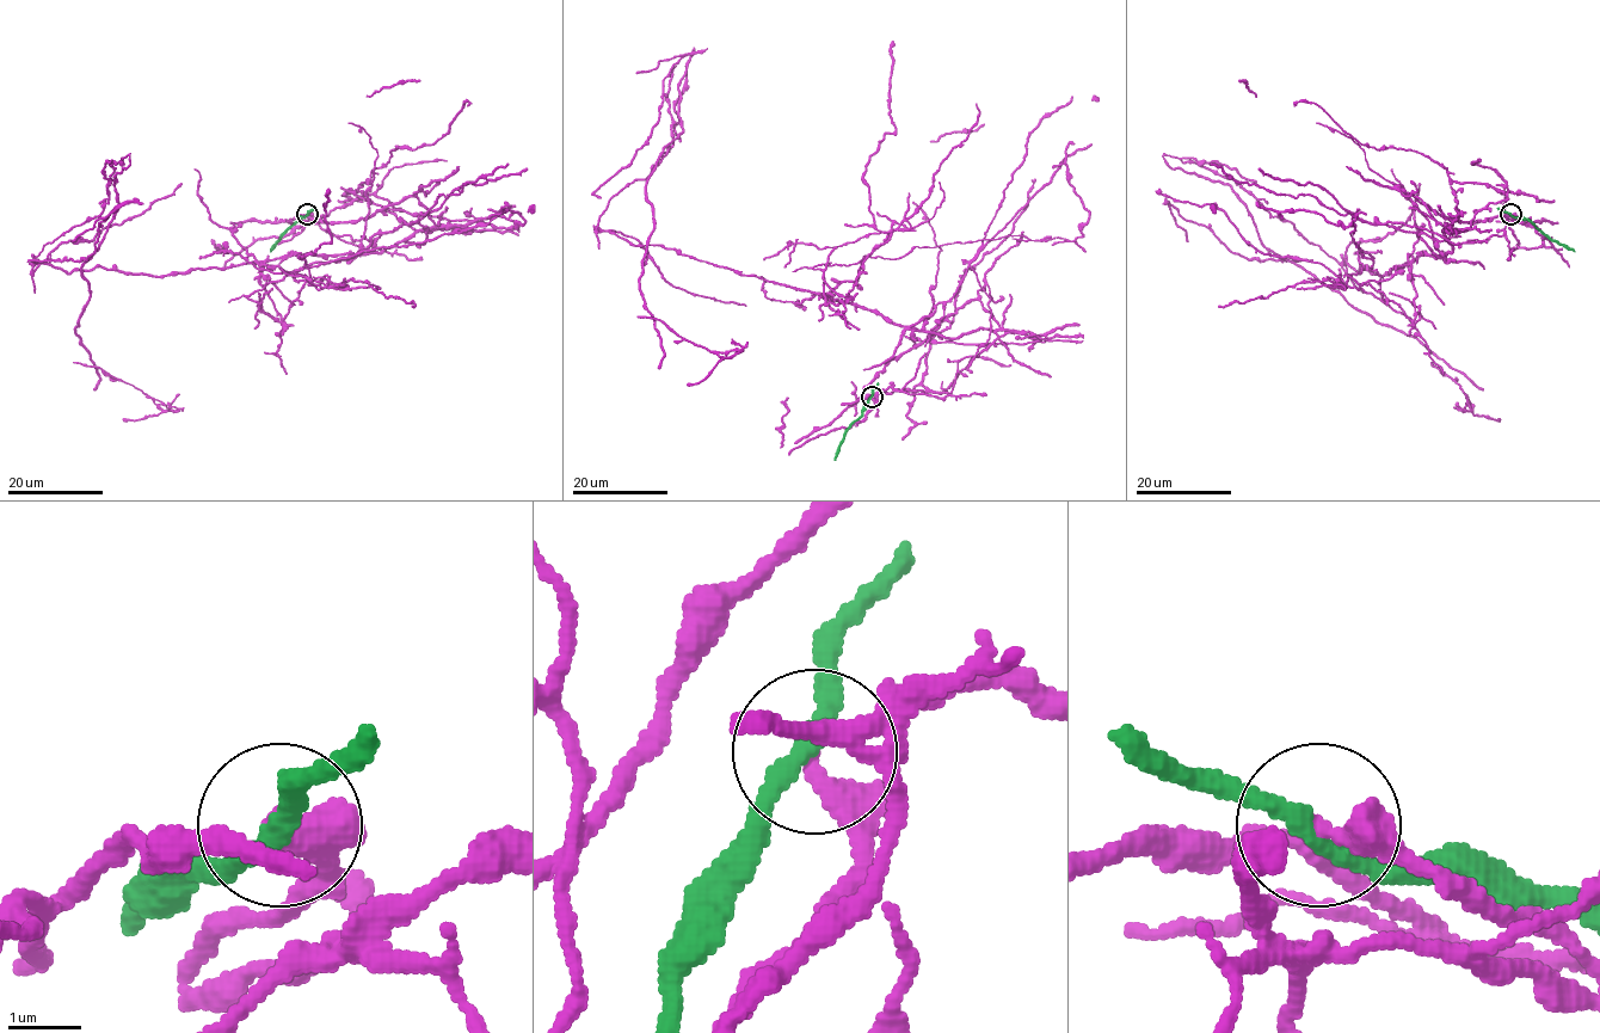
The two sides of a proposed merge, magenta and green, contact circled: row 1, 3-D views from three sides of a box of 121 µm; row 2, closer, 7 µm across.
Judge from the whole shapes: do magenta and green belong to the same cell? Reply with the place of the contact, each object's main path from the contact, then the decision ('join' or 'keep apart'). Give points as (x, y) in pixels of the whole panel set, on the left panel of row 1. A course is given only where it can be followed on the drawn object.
(307, 214) | magenta via (308, 214), (376, 195), (434, 229), (34, 263), (110, 164), (75, 331), (161, 411), (123, 418) | green via (308, 214), (283, 234), (270, 251) | keep apart

